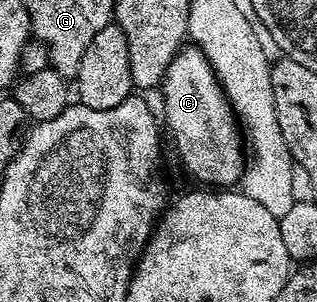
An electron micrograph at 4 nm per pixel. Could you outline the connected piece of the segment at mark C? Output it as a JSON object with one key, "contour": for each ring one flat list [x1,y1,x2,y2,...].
{"contour":[[185,46,170,62,164,75,162,93,164,92,164,120,176,139,176,152,184,163,184,168,196,180,201,180,201,185,215,186,220,190,228,190,241,183,246,167,246,144,242,139,242,128,238,117,232,110,228,95,220,85,215,70,204,57,203,52,195,46]]}

